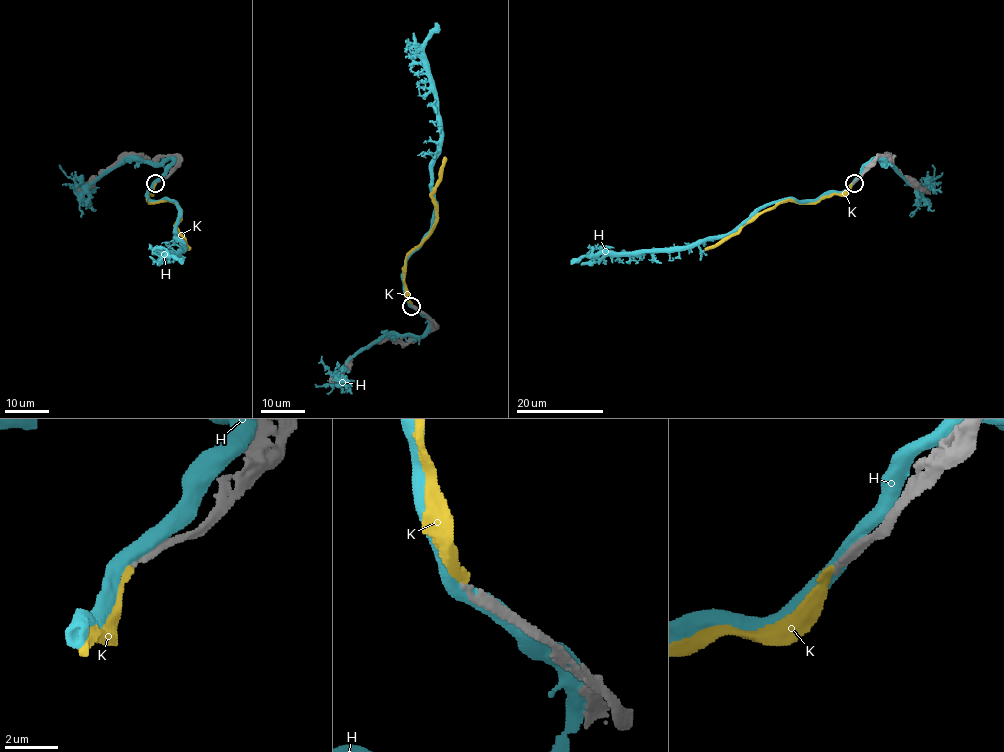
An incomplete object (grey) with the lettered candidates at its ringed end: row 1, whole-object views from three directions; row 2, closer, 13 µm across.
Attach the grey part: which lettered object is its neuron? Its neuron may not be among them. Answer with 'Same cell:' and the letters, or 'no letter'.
Same cell: no letter

